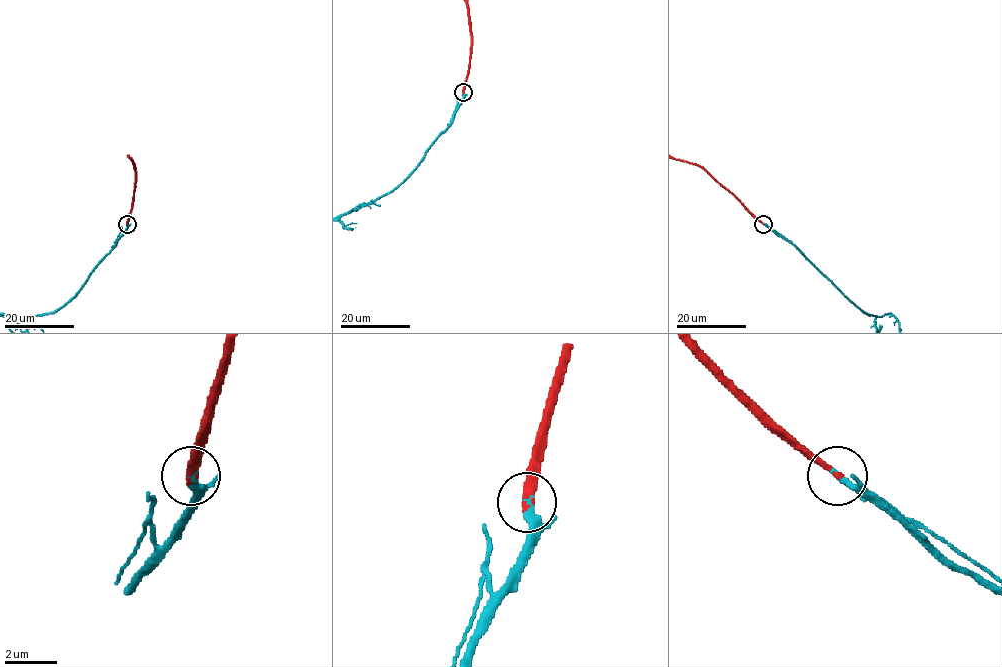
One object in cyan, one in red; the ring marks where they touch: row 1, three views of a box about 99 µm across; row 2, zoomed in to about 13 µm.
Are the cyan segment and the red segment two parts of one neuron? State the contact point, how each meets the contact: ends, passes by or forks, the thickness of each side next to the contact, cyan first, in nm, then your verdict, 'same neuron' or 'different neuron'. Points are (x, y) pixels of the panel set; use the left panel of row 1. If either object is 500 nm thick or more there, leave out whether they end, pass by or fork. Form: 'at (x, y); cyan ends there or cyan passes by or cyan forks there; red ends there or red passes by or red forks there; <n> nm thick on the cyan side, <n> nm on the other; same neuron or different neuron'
at (127, 224); cyan ends there; red ends there; 300 nm thick on the cyan side, 280 nm on the other; same neuron

